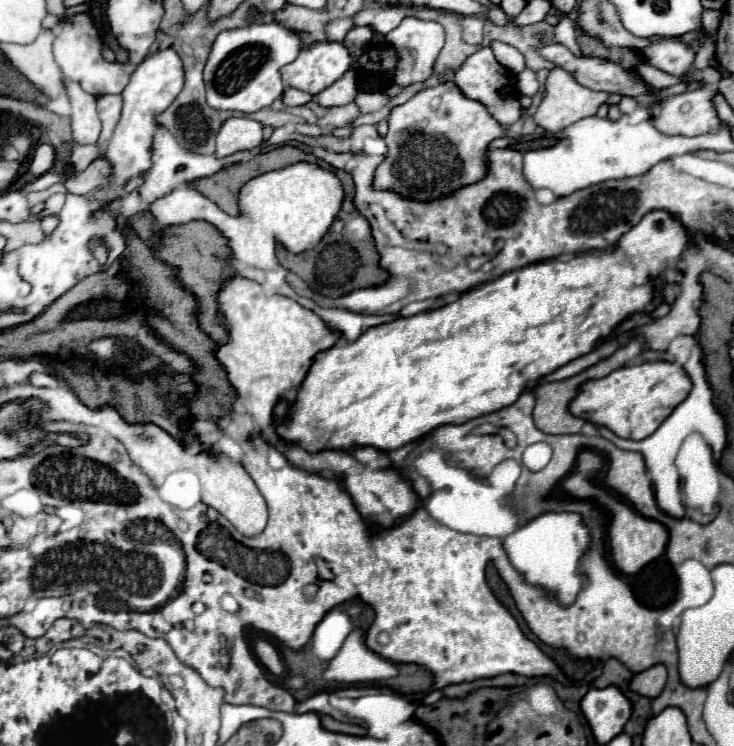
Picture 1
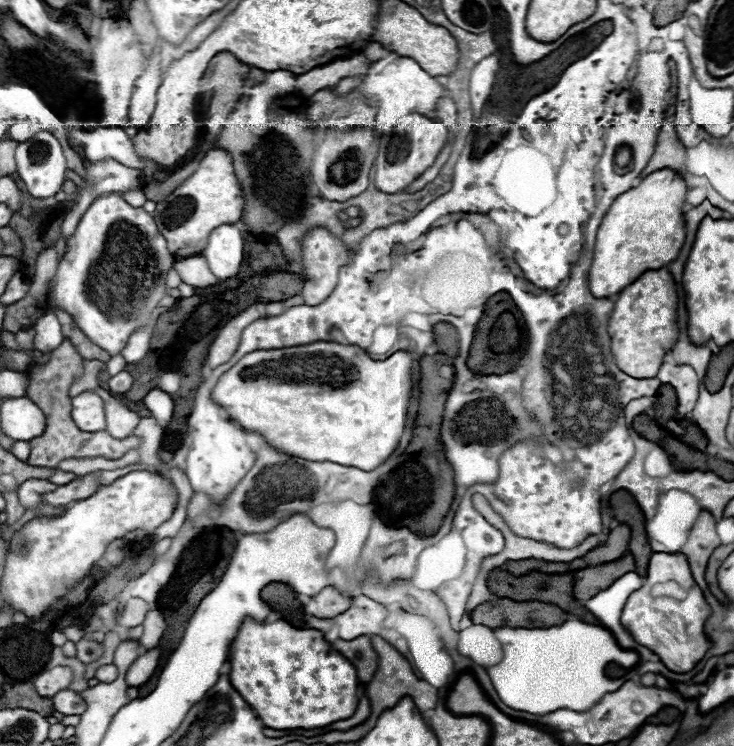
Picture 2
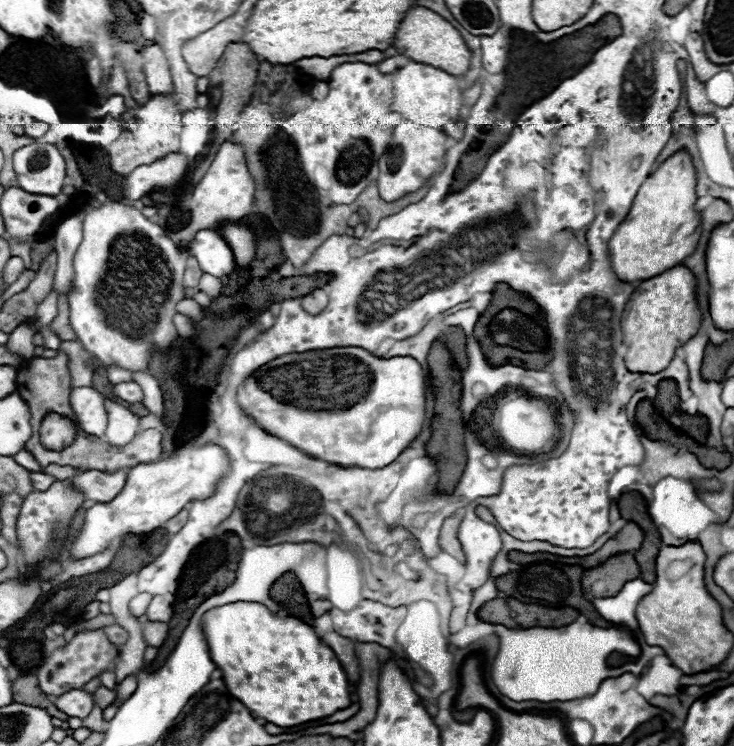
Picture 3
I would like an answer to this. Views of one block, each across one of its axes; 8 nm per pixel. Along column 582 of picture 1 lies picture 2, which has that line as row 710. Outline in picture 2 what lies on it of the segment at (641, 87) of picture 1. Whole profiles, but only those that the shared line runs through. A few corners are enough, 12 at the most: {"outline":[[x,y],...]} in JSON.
{"outline":[[62,690],[52,696],[60,714],[82,714],[84,698],[74,690]]}

